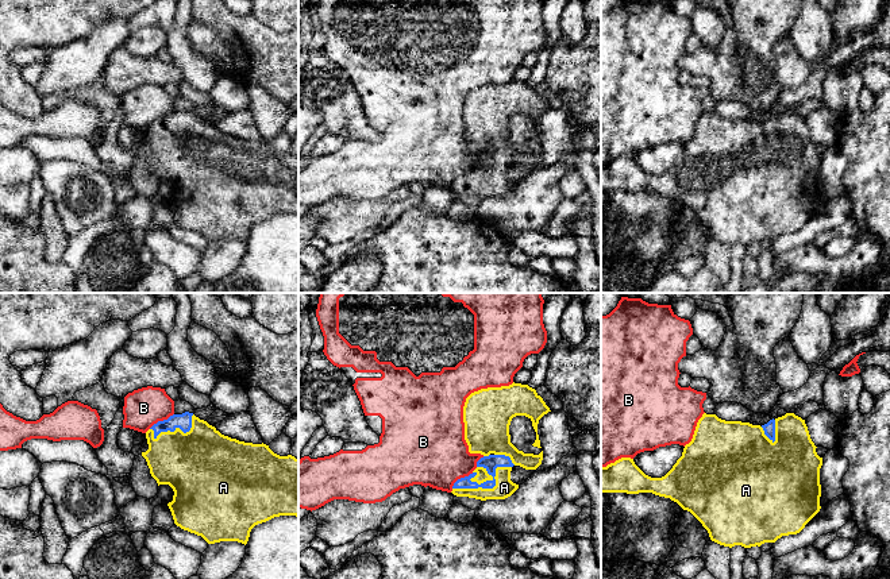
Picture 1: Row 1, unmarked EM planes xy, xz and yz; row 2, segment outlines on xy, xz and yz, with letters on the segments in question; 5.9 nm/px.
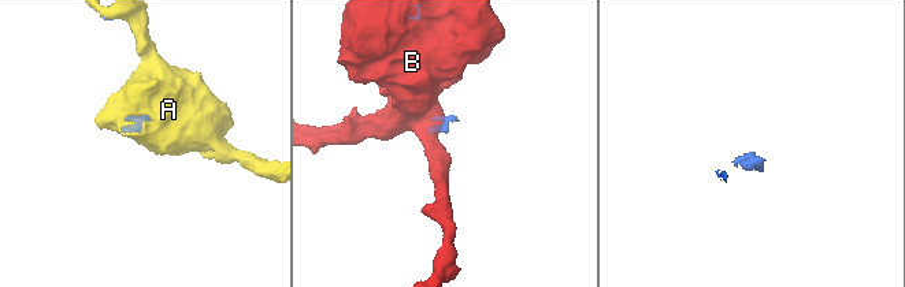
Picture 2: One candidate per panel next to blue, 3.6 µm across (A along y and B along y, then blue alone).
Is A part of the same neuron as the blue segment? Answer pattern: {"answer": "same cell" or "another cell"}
{"answer": "same cell"}

